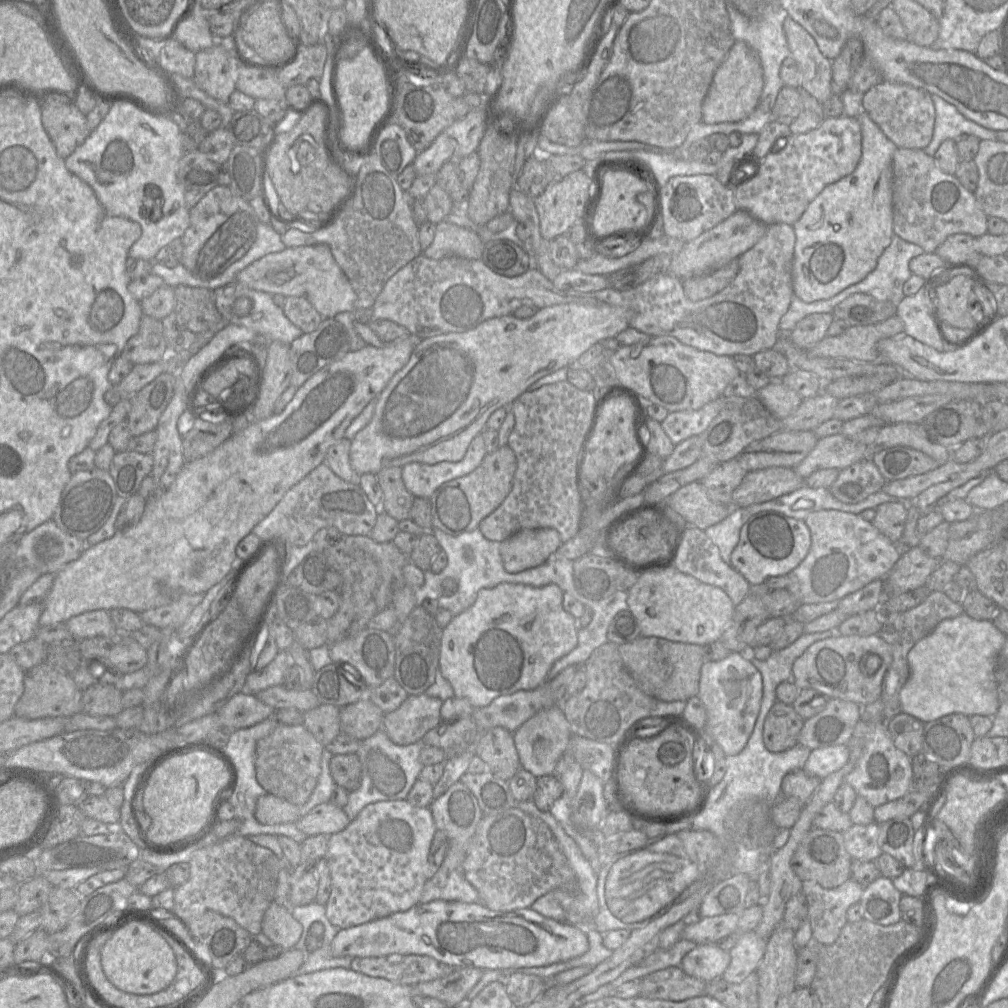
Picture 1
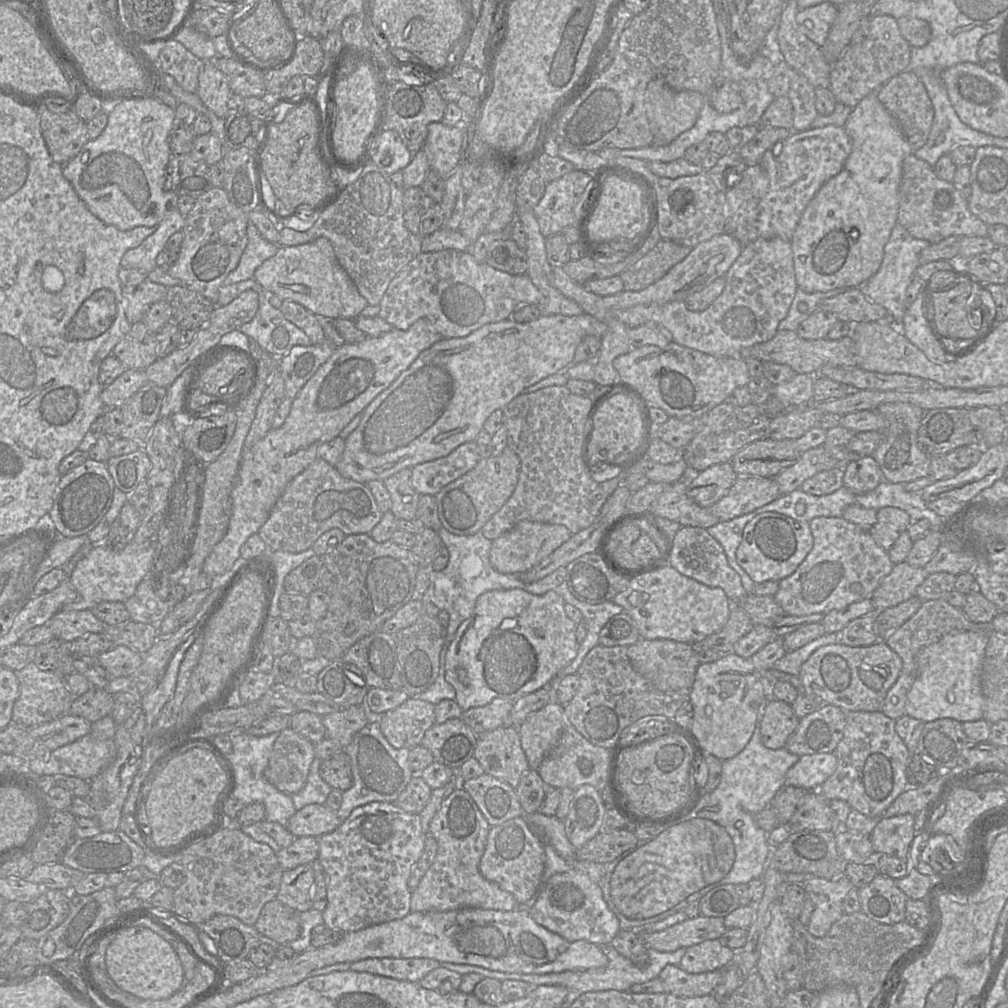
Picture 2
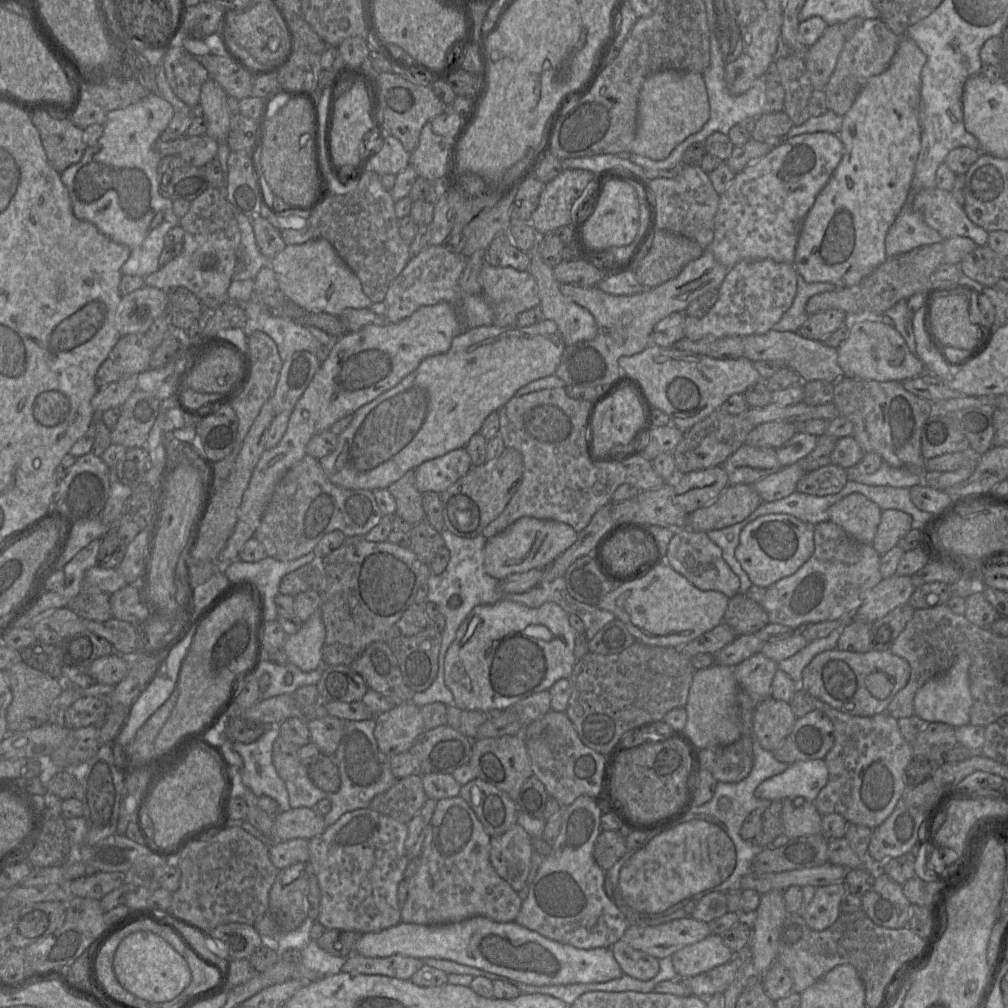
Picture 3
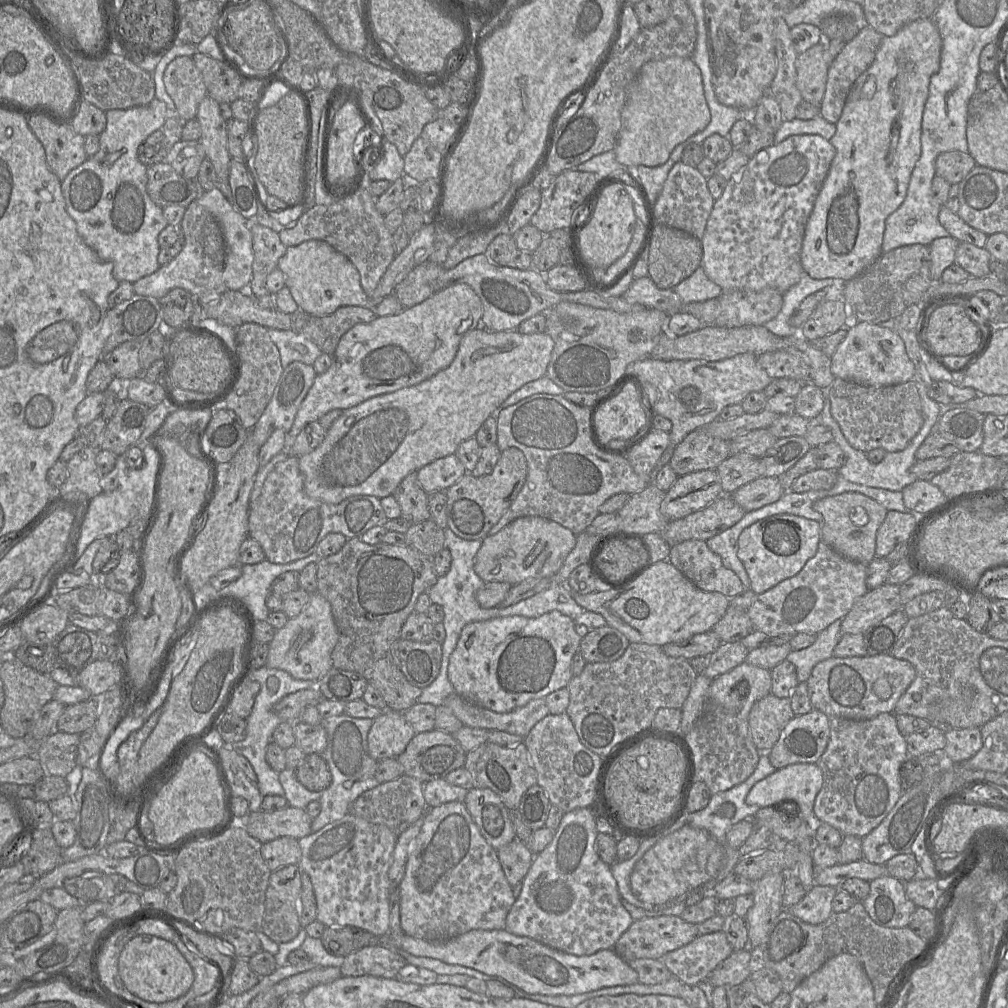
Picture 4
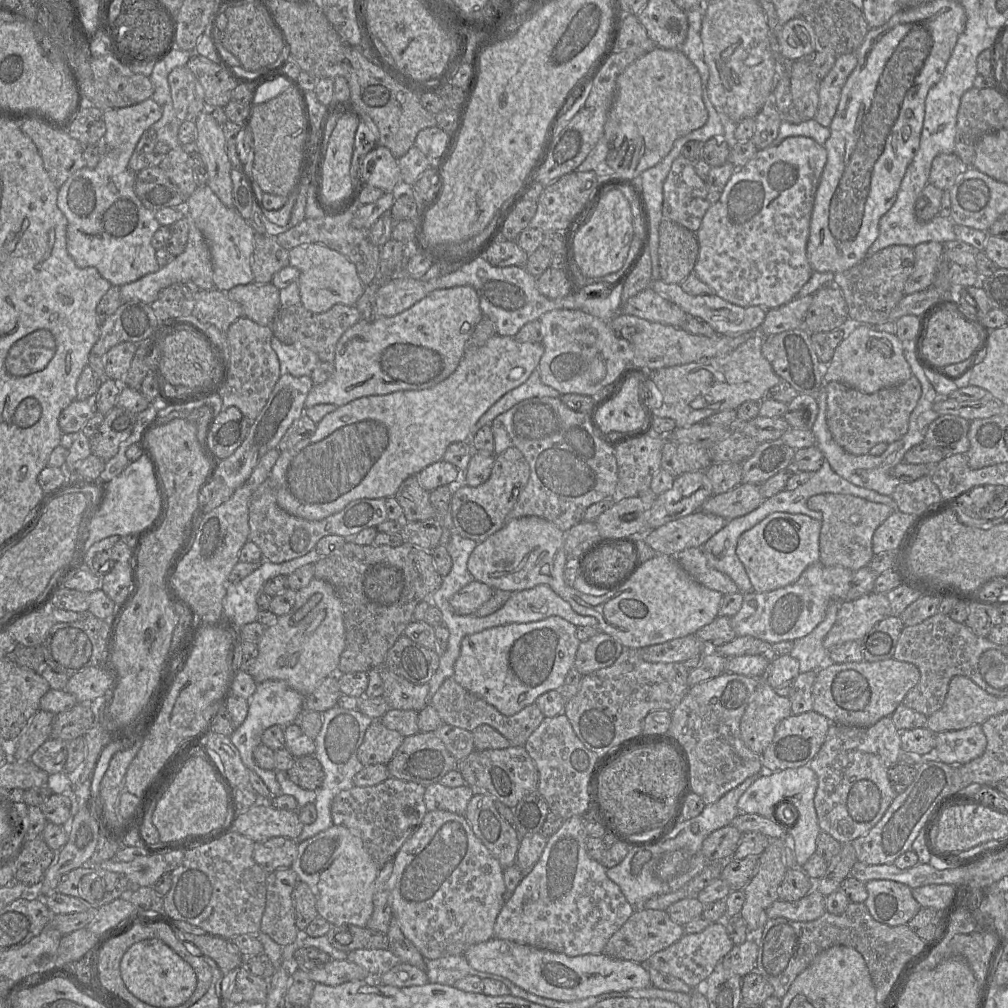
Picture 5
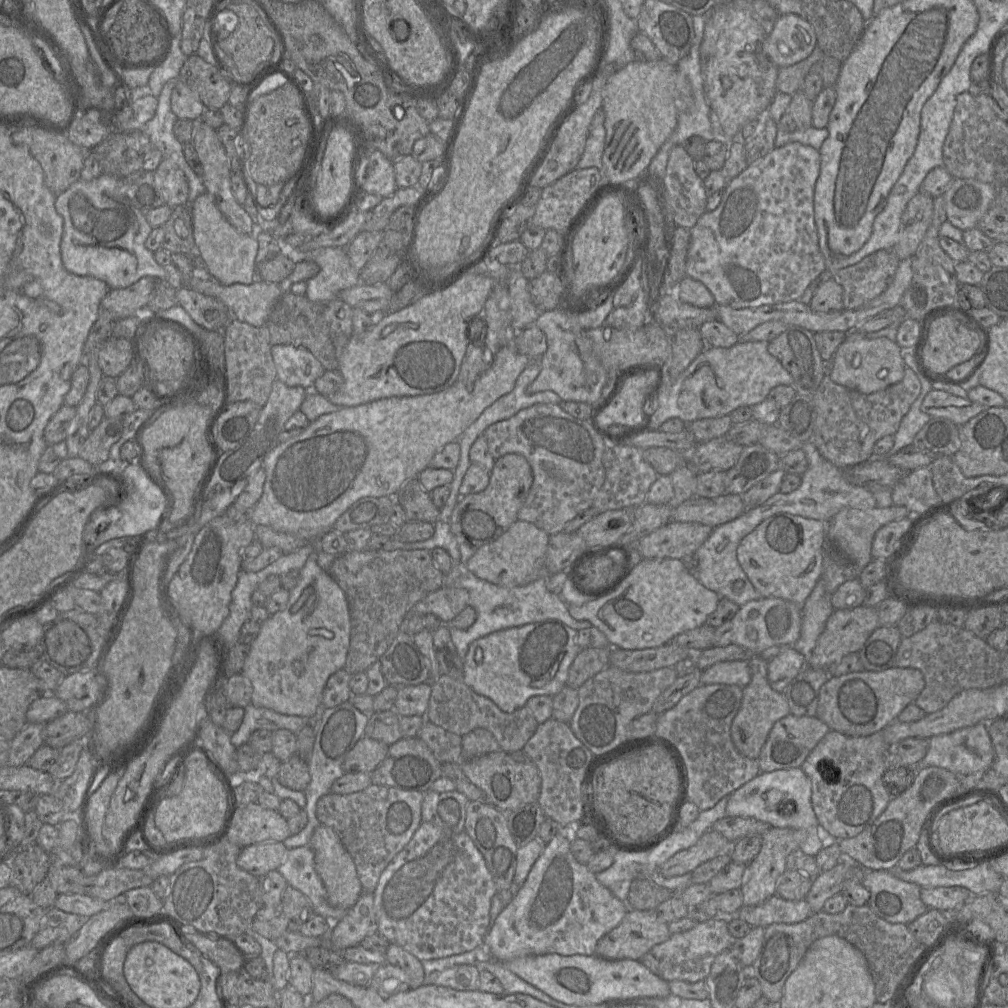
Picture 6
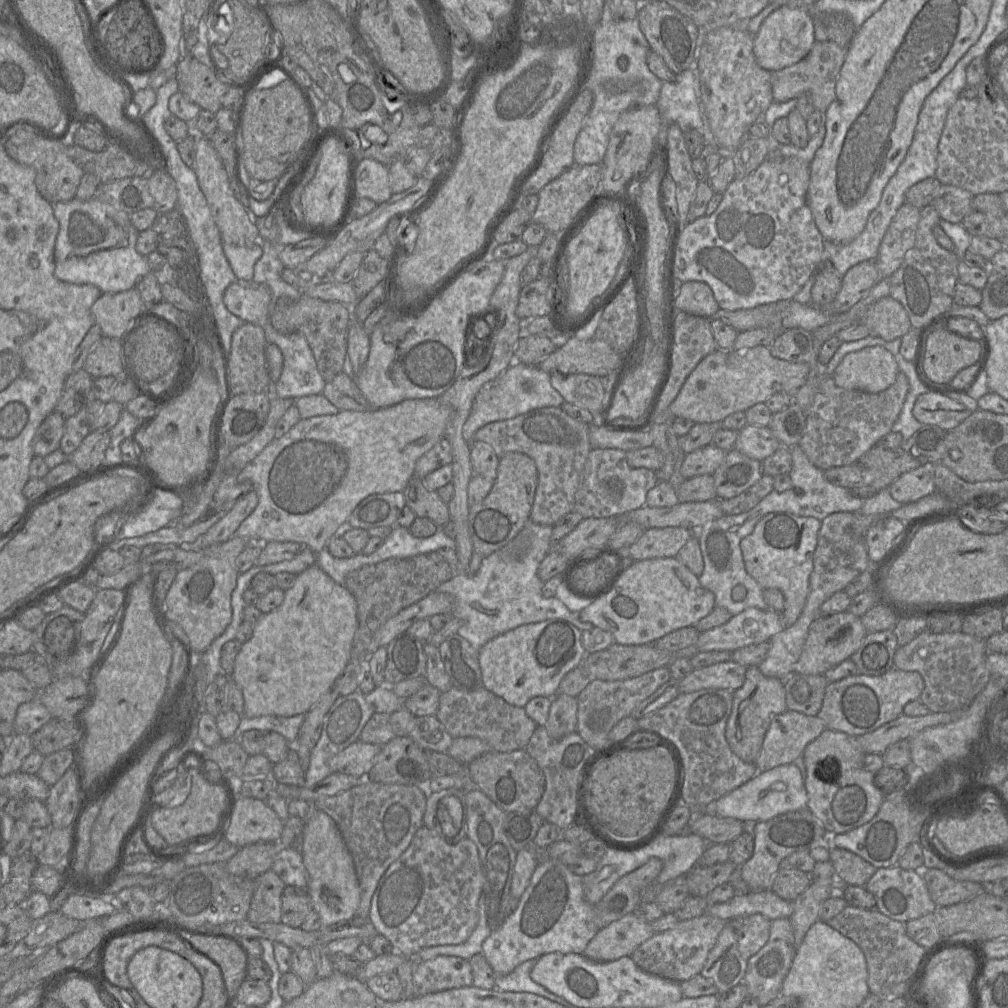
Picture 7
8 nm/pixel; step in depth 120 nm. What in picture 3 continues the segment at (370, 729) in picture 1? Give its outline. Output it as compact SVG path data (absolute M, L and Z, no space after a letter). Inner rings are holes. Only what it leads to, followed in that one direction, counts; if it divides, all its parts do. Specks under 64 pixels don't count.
M327 715L322 718L308 720L310 742L315 744L322 755L333 755L343 736L344 721L340 718Z

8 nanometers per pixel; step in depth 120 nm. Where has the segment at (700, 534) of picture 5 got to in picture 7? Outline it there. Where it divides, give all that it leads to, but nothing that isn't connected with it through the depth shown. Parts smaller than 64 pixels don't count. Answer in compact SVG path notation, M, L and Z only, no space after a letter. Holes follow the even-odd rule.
M684 527L649 528L625 551L619 552L625 560L630 557L634 561L677 557L695 534L697 531Z

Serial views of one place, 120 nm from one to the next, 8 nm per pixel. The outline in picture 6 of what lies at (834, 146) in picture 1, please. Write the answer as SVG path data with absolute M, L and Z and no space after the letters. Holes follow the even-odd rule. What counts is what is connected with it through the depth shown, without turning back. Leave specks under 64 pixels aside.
M791 142L779 148L775 147L763 158L750 164L737 177L730 180L728 185L724 189L724 194L719 206L713 211L710 211L710 212L706 211L704 214L702 214L698 219L697 223L695 224L695 226L690 229L691 237L690 237L690 245L689 245L689 249L687 252L687 259L686 259L686 277L691 277L698 281L701 281L710 290L710 292L715 298L715 303L717 305L728 305L736 309L757 308L767 304L777 304L777 303L784 303L784 302L799 300L803 296L803 294L805 293L809 285L826 270L826 260L819 247L819 235L818 235L817 226L816 226L815 217L814 217L814 191L815 191L815 185L820 173L820 164L821 164L821 158L820 158L819 150L813 148L812 146L804 145L799 142Z

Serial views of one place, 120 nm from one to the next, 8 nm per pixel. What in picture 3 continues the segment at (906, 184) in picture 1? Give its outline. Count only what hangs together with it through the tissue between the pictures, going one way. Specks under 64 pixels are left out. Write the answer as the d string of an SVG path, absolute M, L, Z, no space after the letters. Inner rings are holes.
M936 187L914 193L911 188L910 203L922 214L927 225L938 231L944 240L968 237L978 246L988 244L989 232L969 219L964 206L951 191Z

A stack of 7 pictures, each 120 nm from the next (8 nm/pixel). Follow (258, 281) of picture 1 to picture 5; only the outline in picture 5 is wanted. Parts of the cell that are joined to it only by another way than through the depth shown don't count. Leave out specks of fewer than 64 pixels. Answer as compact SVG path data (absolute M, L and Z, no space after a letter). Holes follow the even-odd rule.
M318 243L296 246L289 250L289 265L299 270L297 280L301 304L314 313L324 313L337 304L354 306L364 293L356 266L341 253Z

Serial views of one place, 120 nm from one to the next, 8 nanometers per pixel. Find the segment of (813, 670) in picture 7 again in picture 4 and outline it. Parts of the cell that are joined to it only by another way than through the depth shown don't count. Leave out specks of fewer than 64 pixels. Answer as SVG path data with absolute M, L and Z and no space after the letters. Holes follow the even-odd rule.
M884 583L858 598L842 618L842 634L864 633L895 611L902 609L900 585Z

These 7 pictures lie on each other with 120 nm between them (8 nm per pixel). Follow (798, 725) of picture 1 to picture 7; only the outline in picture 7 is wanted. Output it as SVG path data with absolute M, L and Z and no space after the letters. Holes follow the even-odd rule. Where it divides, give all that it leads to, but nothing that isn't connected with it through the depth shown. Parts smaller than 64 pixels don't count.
M748 666L744 684L733 692L733 705L725 737L731 750L742 760L755 763L774 716L787 710L784 679L767 677L758 666Z

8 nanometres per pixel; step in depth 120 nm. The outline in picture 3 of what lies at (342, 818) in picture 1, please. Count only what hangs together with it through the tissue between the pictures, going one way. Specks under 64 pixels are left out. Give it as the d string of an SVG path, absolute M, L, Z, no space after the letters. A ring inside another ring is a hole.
M291 808L274 816L270 839L274 842L297 838L310 840L323 833L326 828L324 816L318 814L313 808Z

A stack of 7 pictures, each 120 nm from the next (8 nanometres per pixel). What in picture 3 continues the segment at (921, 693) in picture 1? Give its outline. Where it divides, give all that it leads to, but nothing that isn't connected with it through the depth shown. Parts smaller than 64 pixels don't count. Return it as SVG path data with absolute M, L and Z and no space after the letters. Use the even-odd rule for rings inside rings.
M962 651L946 672L929 679L915 694L913 700L914 715L927 722L942 722L954 728L970 724L972 706L969 686L970 664L969 654Z

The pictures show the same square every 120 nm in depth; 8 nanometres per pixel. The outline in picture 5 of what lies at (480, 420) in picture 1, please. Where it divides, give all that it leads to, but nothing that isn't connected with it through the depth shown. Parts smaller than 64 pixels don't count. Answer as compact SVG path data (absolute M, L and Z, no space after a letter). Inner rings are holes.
M494 335L493 337L489 338L486 343L483 346L480 347L476 347L476 346L468 346L468 341L466 343L466 350L464 352L464 355L462 357L462 359L460 360L456 370L449 376L447 377L445 380L443 380L442 382L436 384L435 386L431 387L431 388L427 388L427 389L423 389L423 390L405 390L405 391L397 391L397 392L393 392L390 394L386 394L386 395L373 395L373 396L366 396L366 397L362 397L359 399L356 399L346 405L340 406L337 408L336 411L327 414L318 424L317 424L317 428L315 433L309 437L308 439L305 439L301 442L299 442L298 444L296 444L294 447L292 447L289 450L283 451L280 453L280 456L276 462L276 464L273 466L271 472L270 472L270 480L273 482L273 489L275 489L276 491L276 499L277 499L277 504L278 506L283 509L284 511L286 511L287 513L299 517L299 518L303 518L306 520L312 520L312 521L318 521L318 520L322 520L332 514L335 514L339 511L341 511L345 506L347 506L350 502L358 500L358 499L362 499L362 498L367 498L367 499L386 499L388 497L393 497L395 496L397 490L399 489L400 485L410 476L412 475L417 475L418 473L420 473L423 469L425 469L426 467L428 467L429 465L438 462L440 460L443 460L443 455L446 451L446 449L448 448L449 445L451 445L452 443L455 442L459 442L459 441L468 441L470 439L470 432L471 429L474 427L474 425L477 423L477 421L480 419L480 417L493 405L495 404L502 396L504 396L507 392L519 387L520 385L522 385L524 382L527 381L527 379L530 377L531 373L538 367L538 364L540 362L540 359L542 357L544 353L544 346L542 343L538 343L538 342L518 342L517 340L515 340L514 337L510 337L510 336L500 336L500 335Z

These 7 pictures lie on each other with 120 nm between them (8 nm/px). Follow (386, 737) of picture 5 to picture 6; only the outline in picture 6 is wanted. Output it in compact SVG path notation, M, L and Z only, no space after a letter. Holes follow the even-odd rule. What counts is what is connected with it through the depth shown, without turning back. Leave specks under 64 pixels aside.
M363 735L345 757L345 773L372 773L385 759L389 745Z

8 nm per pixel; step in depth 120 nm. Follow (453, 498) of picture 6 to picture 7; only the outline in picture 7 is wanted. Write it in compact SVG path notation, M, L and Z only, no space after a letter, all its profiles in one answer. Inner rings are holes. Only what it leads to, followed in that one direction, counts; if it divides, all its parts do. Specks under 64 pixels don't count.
M514 361L497 380L477 393L471 412L463 425L462 435L467 443L472 444L475 433L488 423L512 419L543 407L560 407L564 401L561 394L552 387L550 373L544 372L537 365ZM525 381L532 381L532 387L524 389Z

